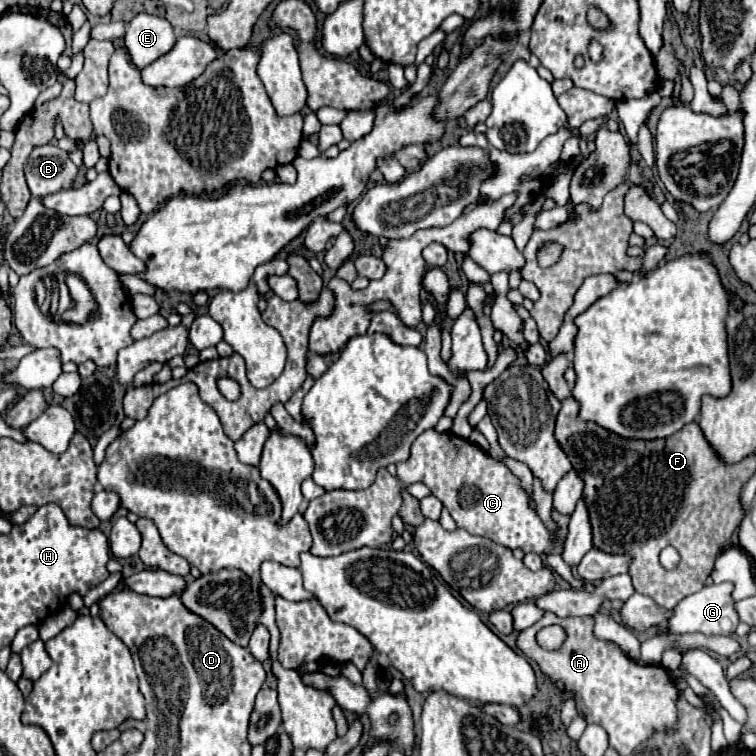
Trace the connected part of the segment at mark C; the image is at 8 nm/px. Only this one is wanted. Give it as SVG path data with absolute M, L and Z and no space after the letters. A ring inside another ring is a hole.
M433 429L421 433L411 445L409 459L397 463L397 477L403 485L411 485L415 481L425 483L431 493L447 507L457 527L469 531L471 535L487 537L493 543L505 545L509 549L519 547L525 553L533 551L537 555L547 555L563 551L569 517L557 515L553 511L553 519L561 529L559 539L553 541L553 533L549 533L539 515L529 509L529 499L519 487L515 475L503 463L493 461L477 445L455 437L453 433L437 433Z

